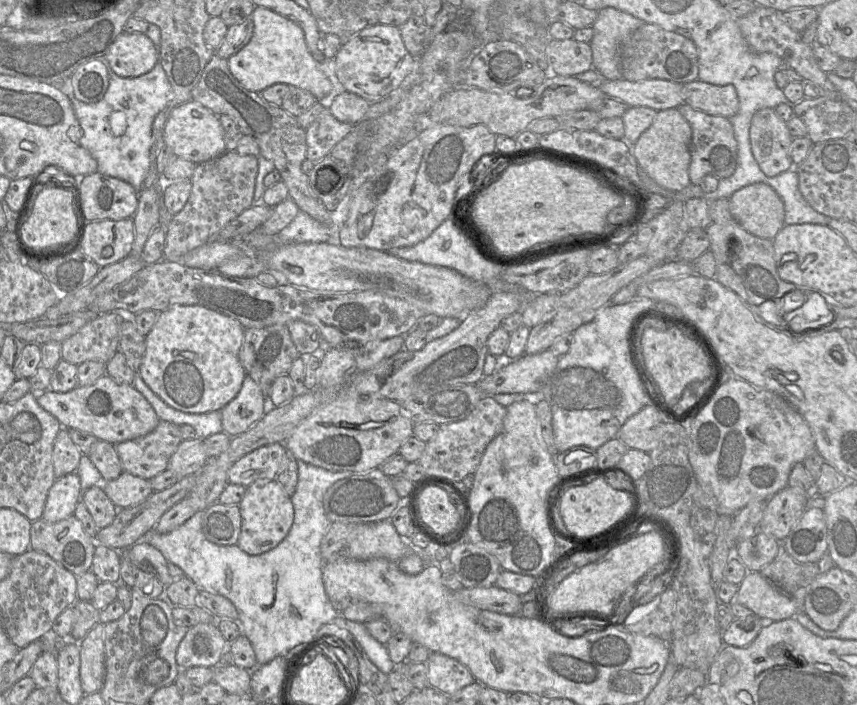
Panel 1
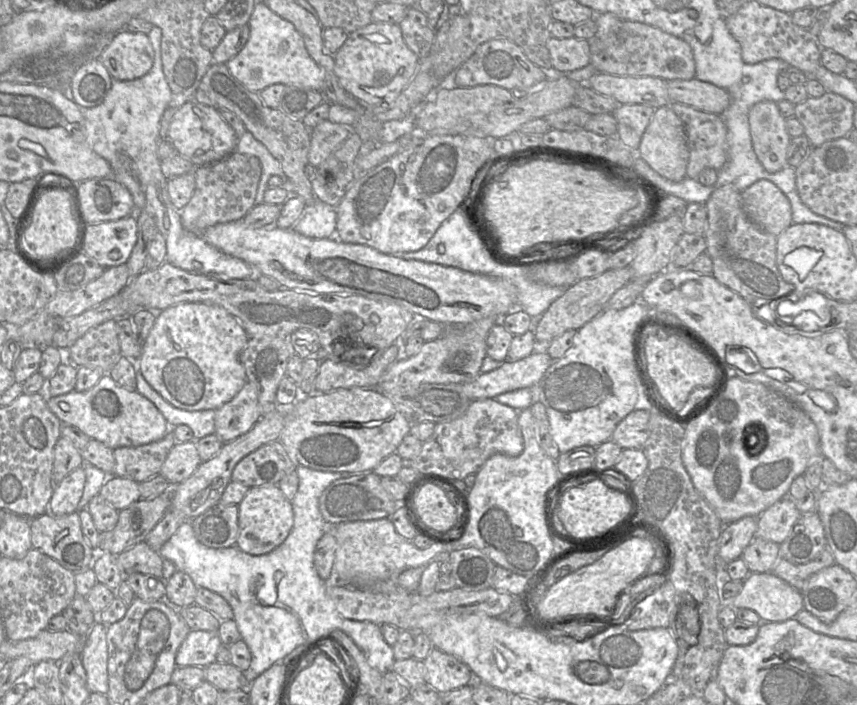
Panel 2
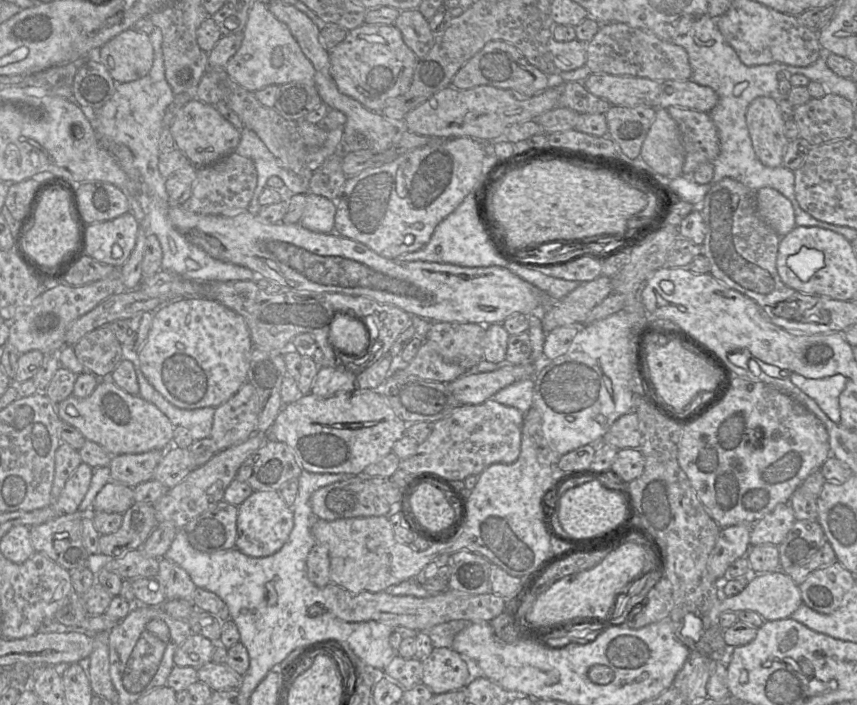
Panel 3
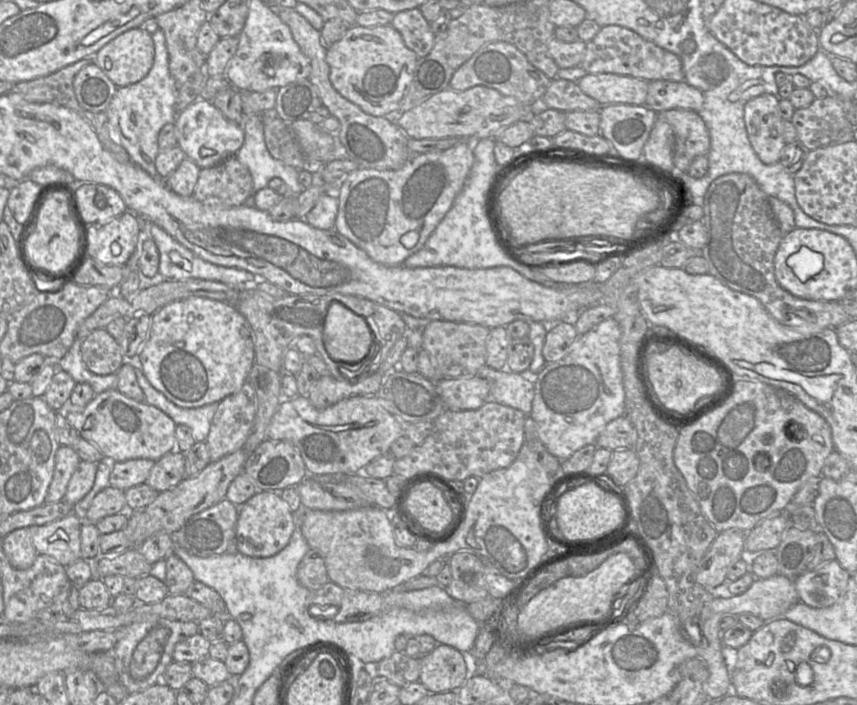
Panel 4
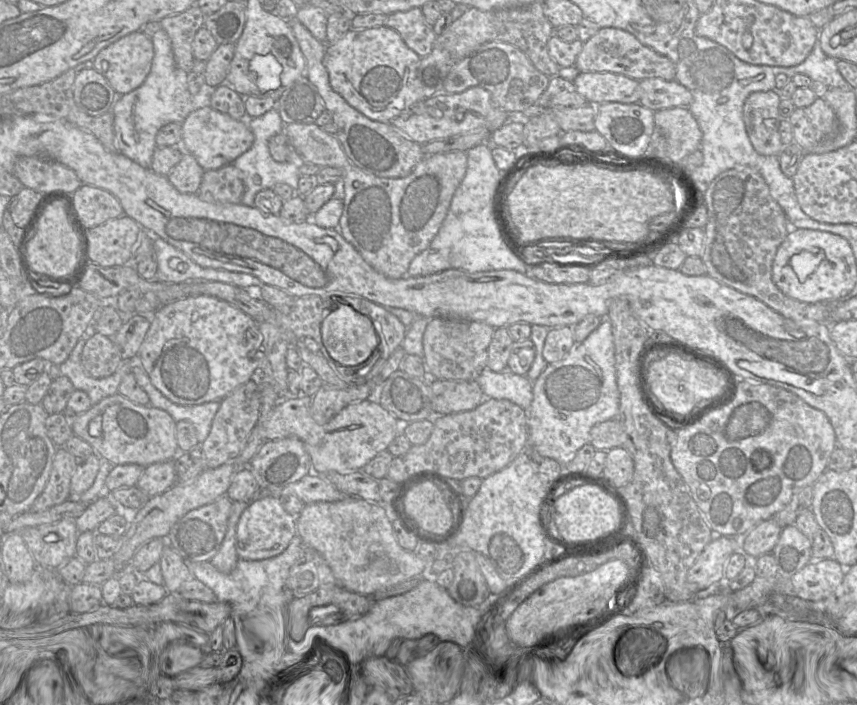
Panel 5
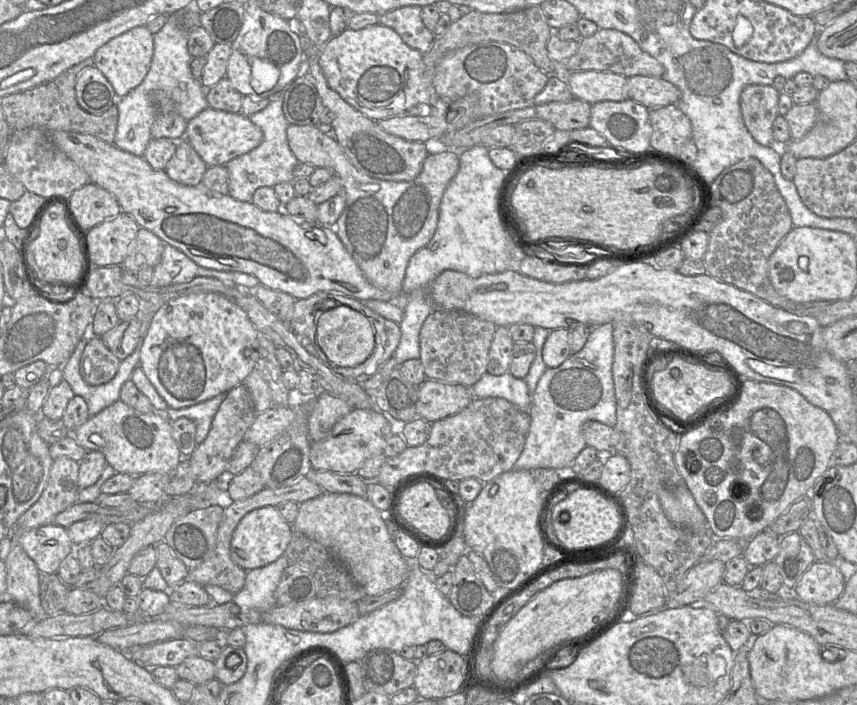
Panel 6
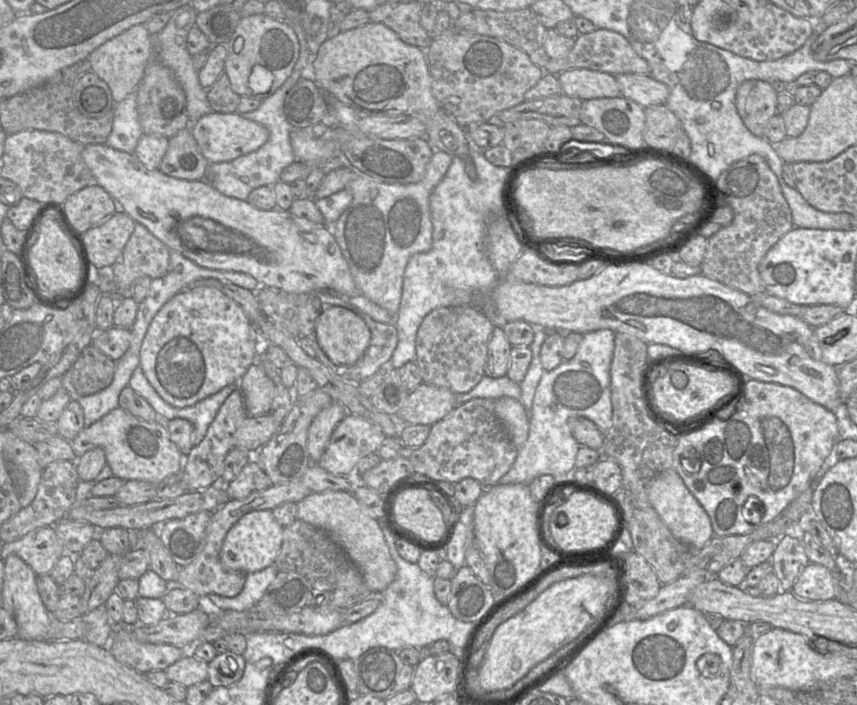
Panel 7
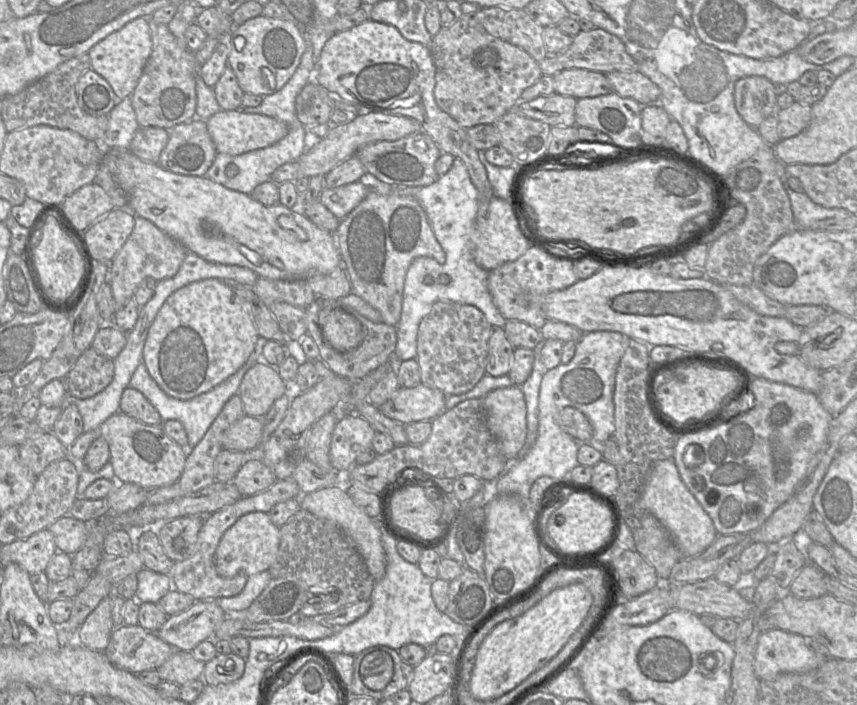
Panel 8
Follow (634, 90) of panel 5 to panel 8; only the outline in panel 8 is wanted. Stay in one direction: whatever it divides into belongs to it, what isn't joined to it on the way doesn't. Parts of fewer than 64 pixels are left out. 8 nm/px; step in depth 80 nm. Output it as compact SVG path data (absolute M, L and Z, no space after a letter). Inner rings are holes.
M580 68L562 70L552 76L555 93L576 99L593 98L613 92L606 75Z

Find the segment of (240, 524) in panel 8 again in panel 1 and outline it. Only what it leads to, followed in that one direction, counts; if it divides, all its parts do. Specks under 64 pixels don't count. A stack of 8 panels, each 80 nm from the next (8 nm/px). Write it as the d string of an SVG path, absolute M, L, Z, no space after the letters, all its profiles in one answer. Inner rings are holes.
M259 479L250 484L239 508L241 532L237 545L250 555L260 555L276 547L287 536L293 524L294 508L291 498L276 479Z

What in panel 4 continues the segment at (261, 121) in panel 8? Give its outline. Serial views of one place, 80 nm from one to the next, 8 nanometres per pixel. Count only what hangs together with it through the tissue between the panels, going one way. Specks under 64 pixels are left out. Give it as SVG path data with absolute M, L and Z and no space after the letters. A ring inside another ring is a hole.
M197 99L178 113L174 120L177 145L186 158L195 162L201 169L217 165L223 160L235 156L244 143L242 125L227 119L211 101Z

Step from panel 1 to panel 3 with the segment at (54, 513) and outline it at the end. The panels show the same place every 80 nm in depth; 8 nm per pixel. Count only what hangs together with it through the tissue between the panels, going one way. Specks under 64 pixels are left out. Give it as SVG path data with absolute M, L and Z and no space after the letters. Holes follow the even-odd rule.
M81 463L67 480L59 497L53 501L60 514L72 514L84 499L91 483L93 468Z

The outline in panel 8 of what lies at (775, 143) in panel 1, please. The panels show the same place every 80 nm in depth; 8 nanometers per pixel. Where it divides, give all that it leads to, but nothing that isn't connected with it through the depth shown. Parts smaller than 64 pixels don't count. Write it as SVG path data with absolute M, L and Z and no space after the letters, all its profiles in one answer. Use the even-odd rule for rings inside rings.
M748 76L734 85L734 104L742 119L756 128L777 110L774 85L763 76Z

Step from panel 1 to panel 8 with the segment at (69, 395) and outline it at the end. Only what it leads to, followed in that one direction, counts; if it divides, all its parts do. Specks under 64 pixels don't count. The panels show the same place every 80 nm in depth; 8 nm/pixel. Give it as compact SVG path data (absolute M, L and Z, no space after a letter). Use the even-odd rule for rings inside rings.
M118 411L98 428L82 433L68 448L68 454L72 458L83 460L91 443L99 437L103 437L109 445L109 462L118 483L132 483L153 489L170 486L182 475L188 449L183 449L172 440L161 425L148 425Z

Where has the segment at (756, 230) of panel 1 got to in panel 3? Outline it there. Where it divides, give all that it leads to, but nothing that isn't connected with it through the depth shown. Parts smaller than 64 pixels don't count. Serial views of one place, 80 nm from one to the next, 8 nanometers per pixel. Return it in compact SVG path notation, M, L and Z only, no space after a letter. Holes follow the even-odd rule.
M763 187L755 192L756 210L762 220L780 237L788 234L795 226L792 203L779 191Z

